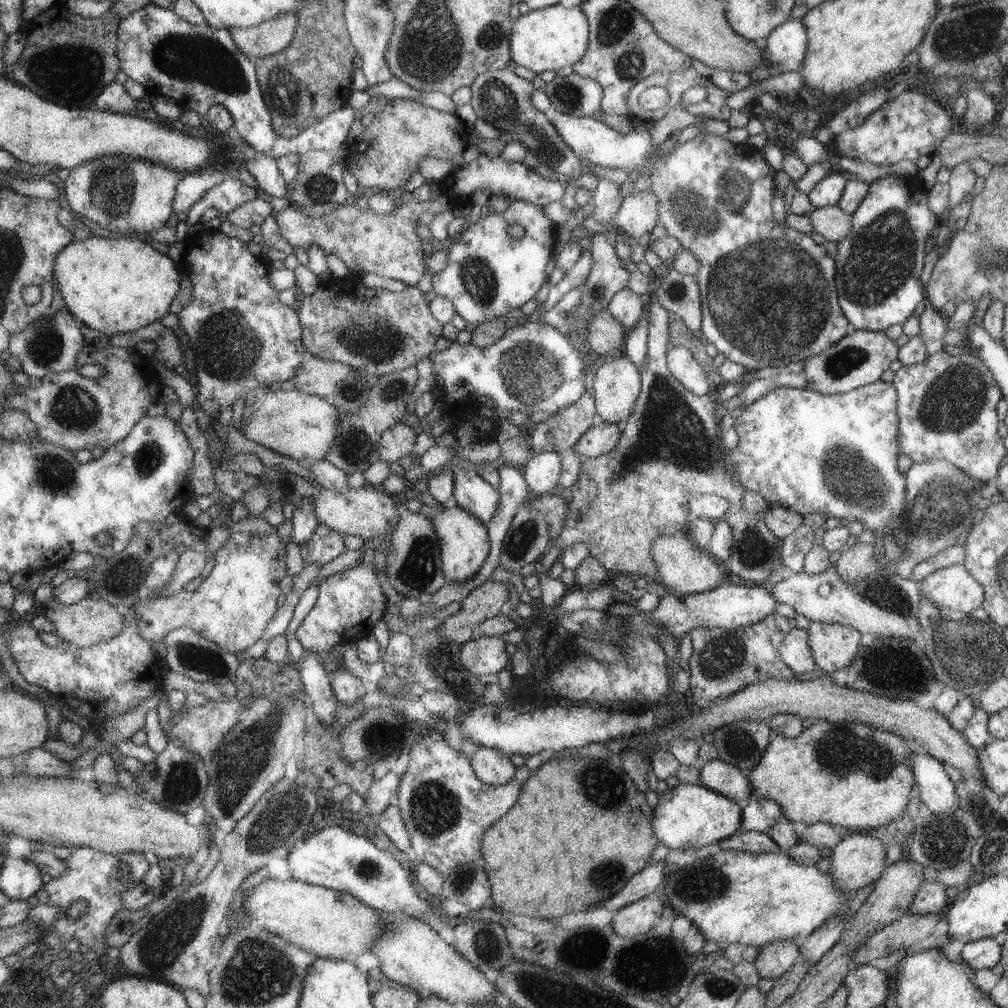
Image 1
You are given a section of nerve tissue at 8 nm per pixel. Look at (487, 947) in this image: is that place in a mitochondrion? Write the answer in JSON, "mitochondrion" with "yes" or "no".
{"mitochondrion":"yes"}

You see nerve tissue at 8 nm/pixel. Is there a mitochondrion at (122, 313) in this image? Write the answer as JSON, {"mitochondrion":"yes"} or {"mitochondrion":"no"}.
{"mitochondrion":"no"}

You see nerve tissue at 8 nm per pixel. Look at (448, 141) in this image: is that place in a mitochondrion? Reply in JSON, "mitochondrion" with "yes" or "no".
{"mitochondrion":"no"}

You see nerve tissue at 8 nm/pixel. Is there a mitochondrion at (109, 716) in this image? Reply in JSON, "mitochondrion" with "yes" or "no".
{"mitochondrion":"no"}

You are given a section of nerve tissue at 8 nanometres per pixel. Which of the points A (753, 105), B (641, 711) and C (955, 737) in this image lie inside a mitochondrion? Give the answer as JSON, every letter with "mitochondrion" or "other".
{"A":"other","B":"other","C":"other"}

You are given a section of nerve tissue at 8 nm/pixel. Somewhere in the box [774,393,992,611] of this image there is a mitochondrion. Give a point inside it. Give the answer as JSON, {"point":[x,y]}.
{"point":[848,480]}

